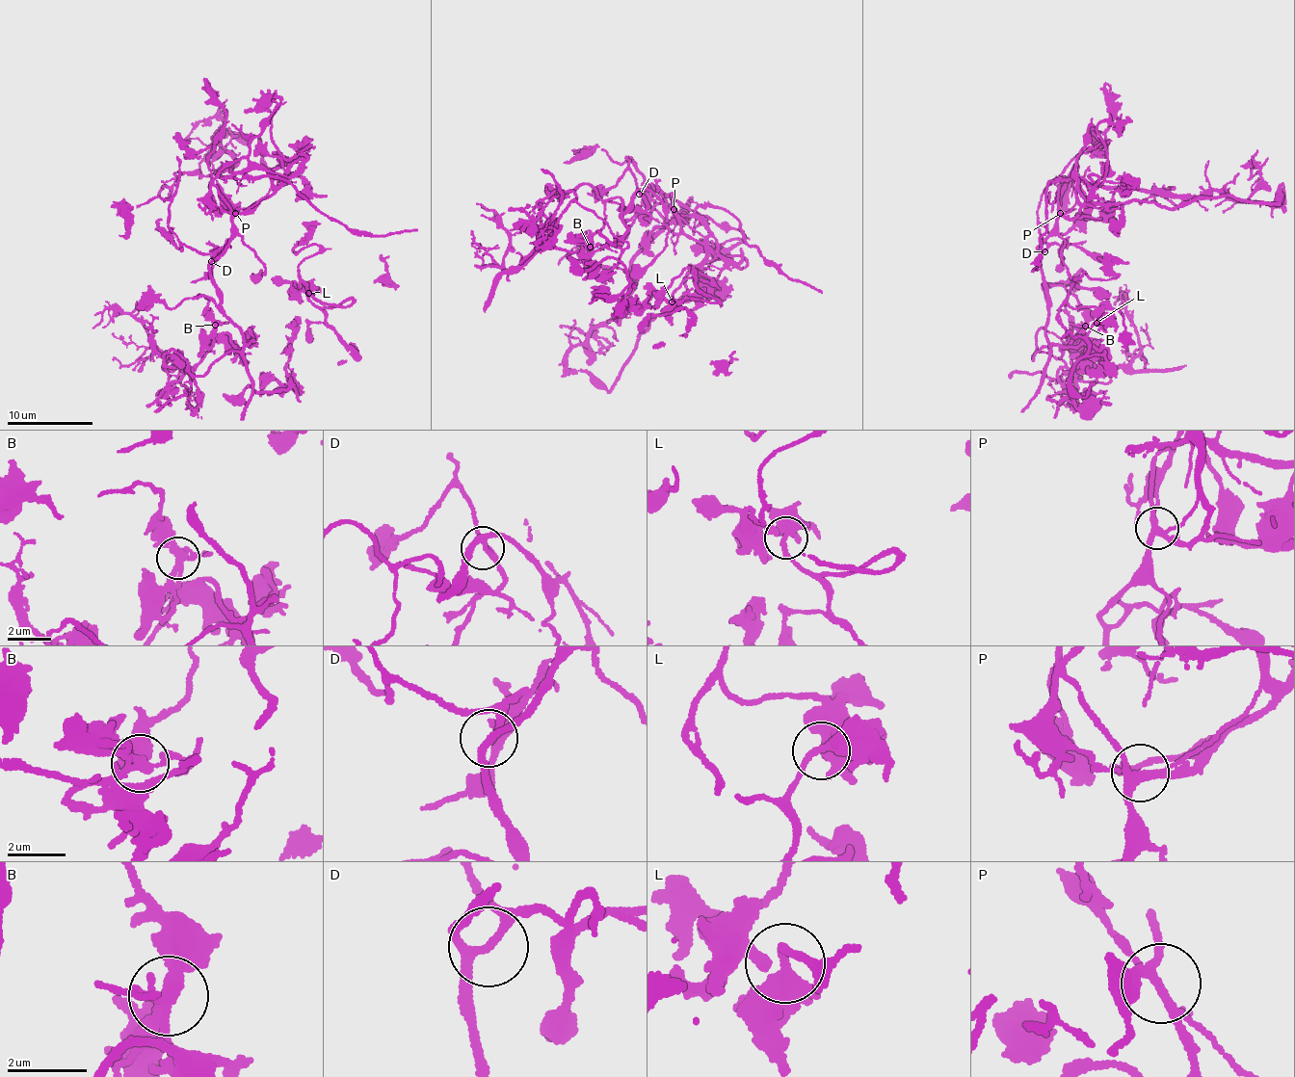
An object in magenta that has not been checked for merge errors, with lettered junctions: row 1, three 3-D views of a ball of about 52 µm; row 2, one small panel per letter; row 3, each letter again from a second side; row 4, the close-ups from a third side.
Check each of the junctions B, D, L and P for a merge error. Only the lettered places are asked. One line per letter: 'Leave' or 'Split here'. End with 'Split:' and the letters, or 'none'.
B: Split here
D: Leave
L: Leave
P: Split here
Split: B, P

